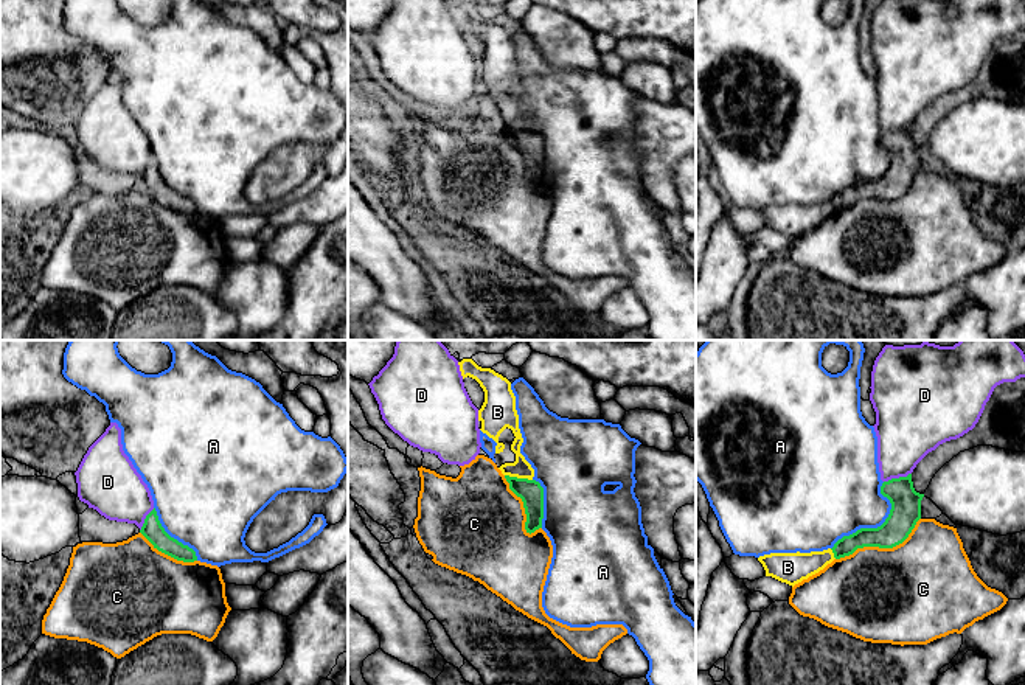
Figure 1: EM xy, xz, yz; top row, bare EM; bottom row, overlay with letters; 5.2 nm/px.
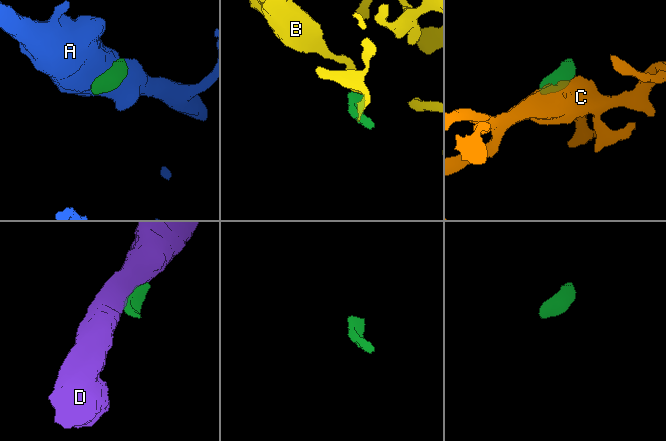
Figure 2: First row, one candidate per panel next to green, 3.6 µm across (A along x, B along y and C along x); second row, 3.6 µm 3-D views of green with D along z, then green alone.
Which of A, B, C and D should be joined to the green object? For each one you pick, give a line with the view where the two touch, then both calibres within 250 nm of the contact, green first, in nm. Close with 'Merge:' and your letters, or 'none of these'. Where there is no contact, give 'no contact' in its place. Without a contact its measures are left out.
Merge: none of these

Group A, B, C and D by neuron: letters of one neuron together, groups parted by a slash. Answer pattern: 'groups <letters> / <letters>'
groups A / B / C / D

